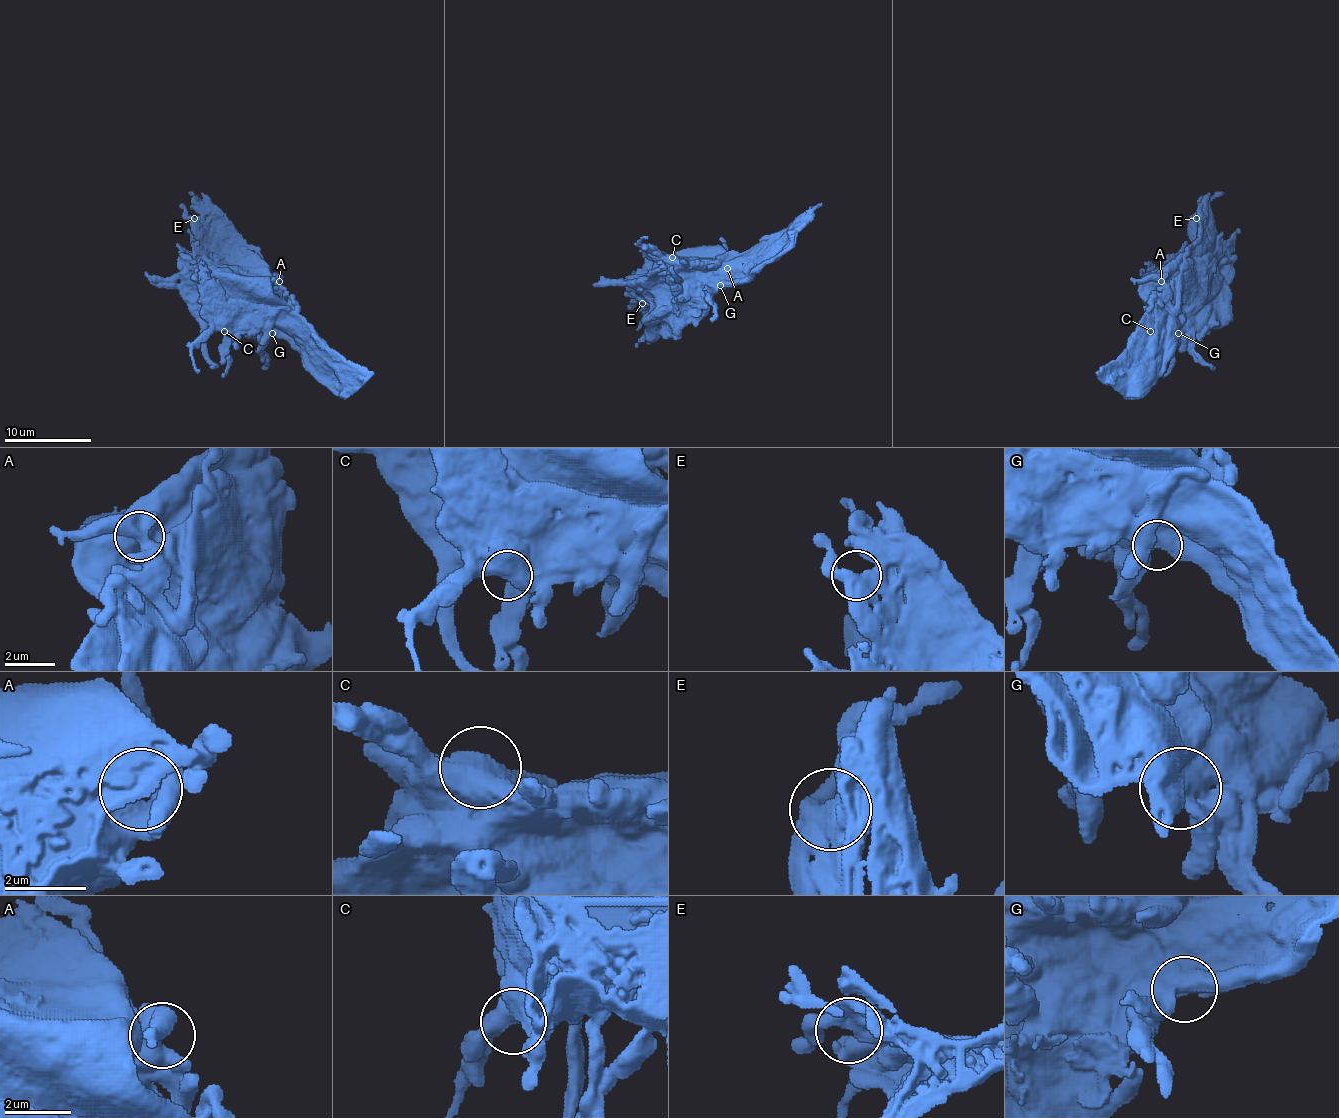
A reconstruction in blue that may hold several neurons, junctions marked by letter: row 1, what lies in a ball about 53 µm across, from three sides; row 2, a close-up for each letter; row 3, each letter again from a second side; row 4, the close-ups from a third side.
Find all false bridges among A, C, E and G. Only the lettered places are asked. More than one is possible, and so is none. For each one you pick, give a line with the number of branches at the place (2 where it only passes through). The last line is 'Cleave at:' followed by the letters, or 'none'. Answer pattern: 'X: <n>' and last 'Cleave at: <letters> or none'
Cleave at: none

